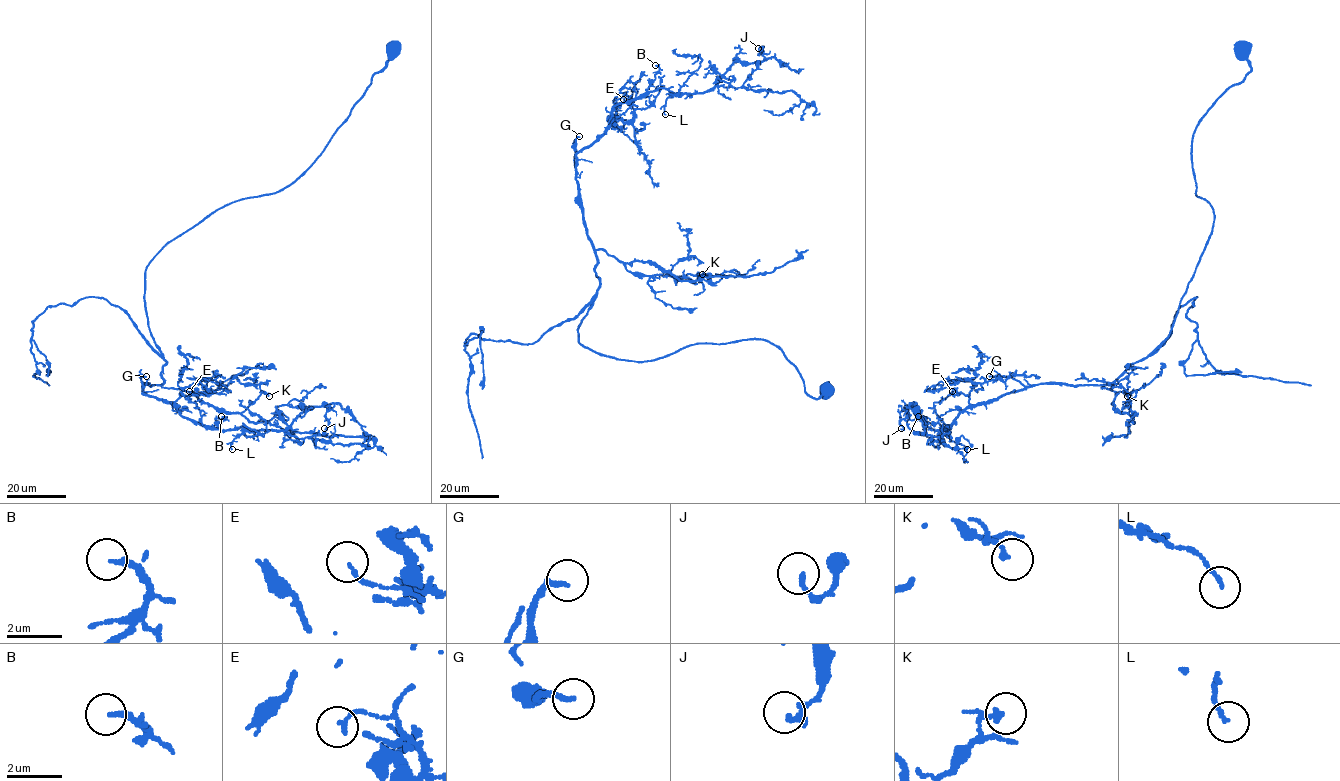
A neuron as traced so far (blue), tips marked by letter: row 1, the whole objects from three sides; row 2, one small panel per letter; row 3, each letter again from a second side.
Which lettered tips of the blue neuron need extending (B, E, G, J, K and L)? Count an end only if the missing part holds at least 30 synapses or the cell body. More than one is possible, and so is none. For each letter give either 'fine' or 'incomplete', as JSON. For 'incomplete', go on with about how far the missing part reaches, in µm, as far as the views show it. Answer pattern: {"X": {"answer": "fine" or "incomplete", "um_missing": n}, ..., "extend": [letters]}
{"B": {"answer": "fine"}, "E": {"answer": "fine"}, "G": {"answer": "incomplete", "um_missing": 35}, "J": {"answer": "fine"}, "K": {"answer": "fine"}, "L": {"answer": "fine"}, "extend": ["G"]}

